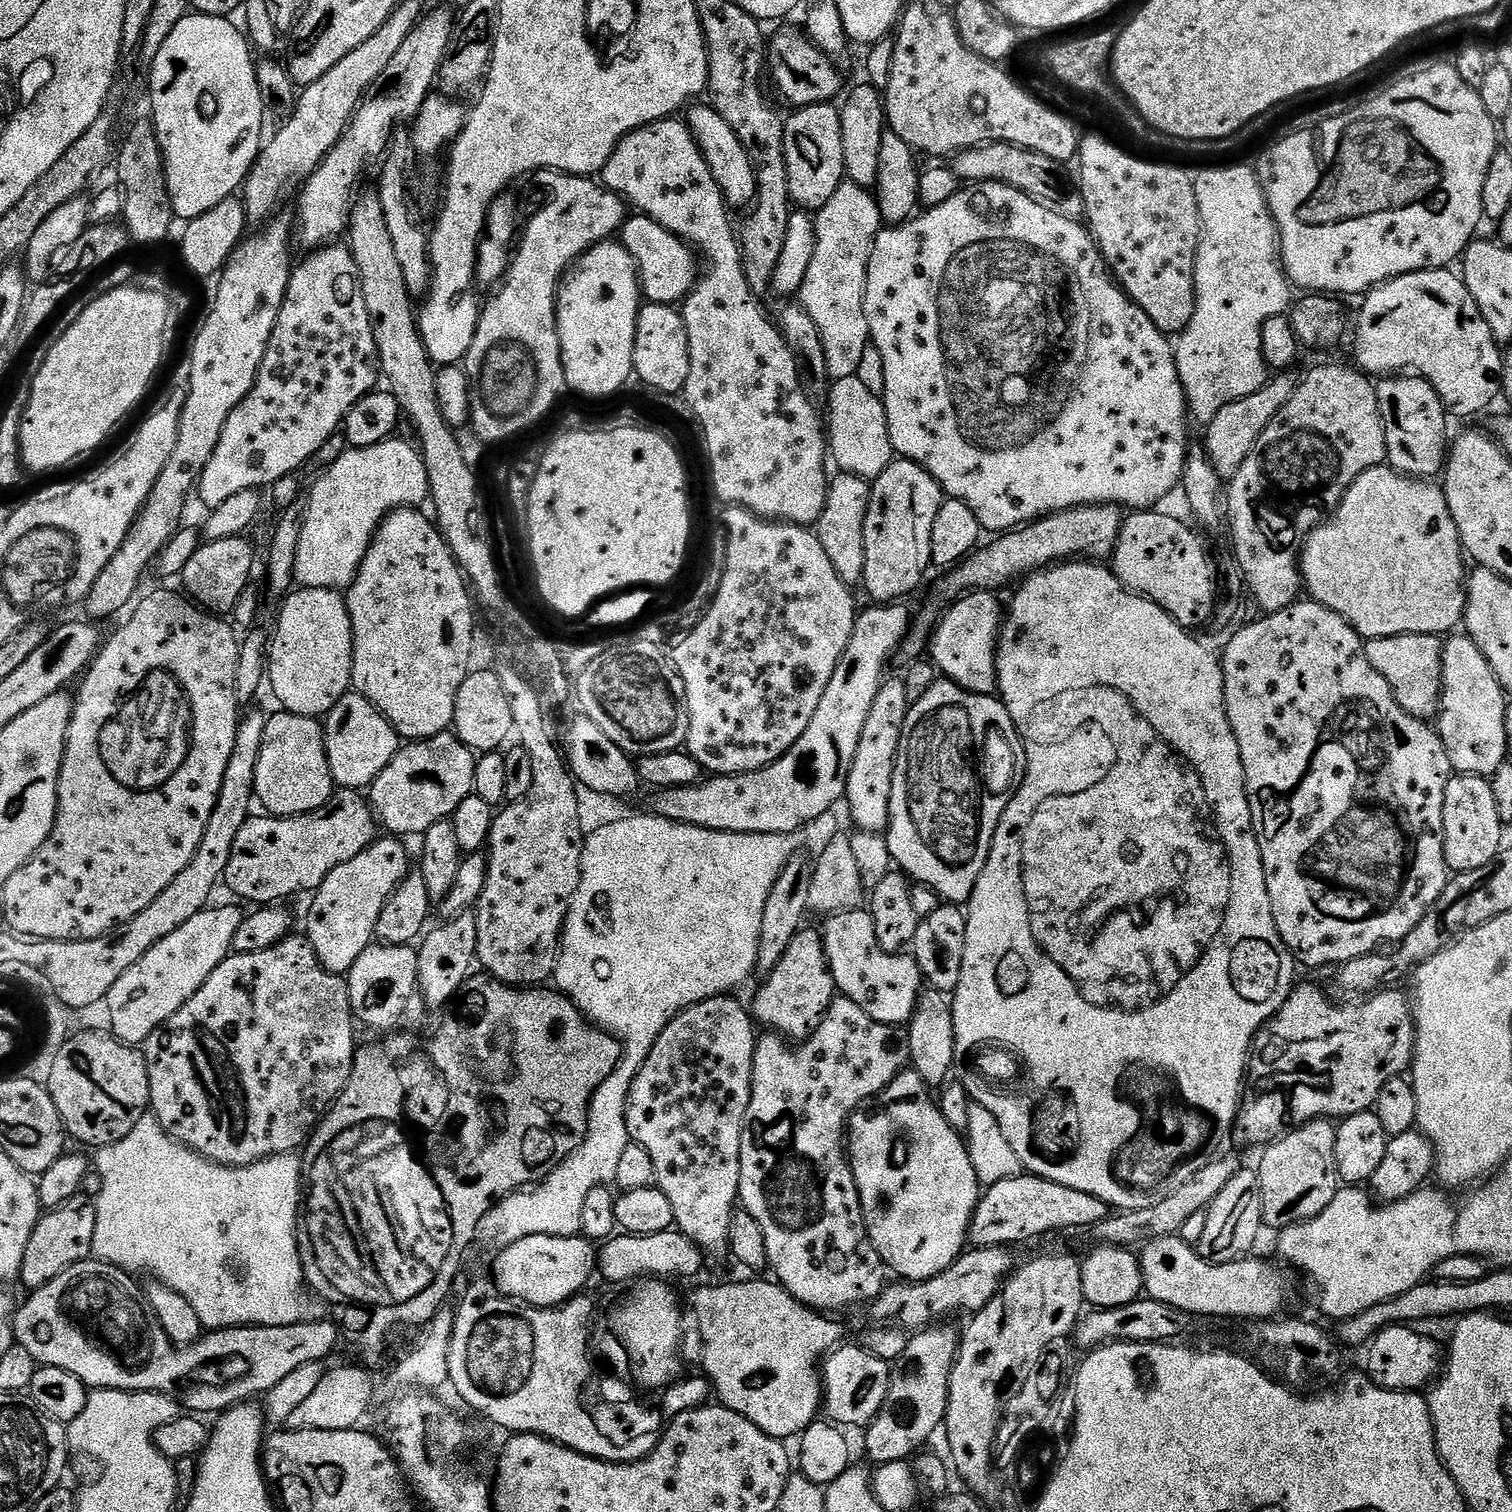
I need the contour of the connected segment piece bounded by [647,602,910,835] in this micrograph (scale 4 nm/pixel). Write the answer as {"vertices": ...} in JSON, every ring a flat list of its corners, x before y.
{"vertices":[[907,603,876,604,859,613,856,617,854,634,842,654,838,658,838,666,834,670,834,678,830,678,830,686,826,686,826,694,822,694,822,702,818,702,818,710,814,710,814,718,810,718,810,726,794,742,794,746,782,758,775,760,770,766,753,772,743,772,737,776,709,775,698,784,678,786,677,788,661,788,648,800,647,811,673,820,679,824,698,826,715,832,737,832,738,834,778,834,786,835,796,832,814,821,820,814,833,811,836,800,845,799,844,791,848,785,850,766,854,762,854,754,858,750,858,738,862,738,862,726,866,726,866,718,870,715,870,706,874,706,874,698,878,698,878,690,886,679,884,663,891,658,892,652,899,649,904,636,910,627]]}

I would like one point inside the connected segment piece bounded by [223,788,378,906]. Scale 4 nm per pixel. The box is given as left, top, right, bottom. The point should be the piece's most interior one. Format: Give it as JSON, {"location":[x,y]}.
{"location":[273,856]}

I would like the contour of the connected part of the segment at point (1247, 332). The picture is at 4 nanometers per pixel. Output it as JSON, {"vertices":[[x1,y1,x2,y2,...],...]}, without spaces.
{"vertices":[[1232,164,1229,168,1208,168,1195,173,1200,211,1200,245,1196,251,1196,305,1190,326,1174,340,1176,369,1188,398,1191,419,1206,426,1230,402,1260,392,1270,379,1262,354,1262,326,1270,318,1285,315,1294,303,1293,285,1284,273,1280,258,1280,231,1268,208,1255,167]]}

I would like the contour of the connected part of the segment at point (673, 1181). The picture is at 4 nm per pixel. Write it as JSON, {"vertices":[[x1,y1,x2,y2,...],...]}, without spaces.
{"vertices":[[732,994,715,996,709,1000,690,1005,690,1007,685,1008,684,1011,673,1017,665,1029,658,1034,658,1038,654,1042,644,1065,641,1066,636,1077,633,1078,629,1097,626,1098,626,1126,629,1128,629,1138,631,1143,642,1146,642,1150,646,1150,646,1154,650,1154,650,1158,654,1162,654,1174,656,1175,655,1187,660,1188,662,1194,666,1194,666,1199,670,1201,670,1210,674,1210,673,1225,687,1240,697,1244,701,1252,709,1257,725,1255,728,1252,730,1222,733,1214,738,1210,742,1130,744,1129,746,1110,750,1106,750,1098,752,1097,752,1063,754,1062,754,1050,758,1039,758,1028,750,1015,749,1009,745,1005,743,1008,734,997,735,995]]}

